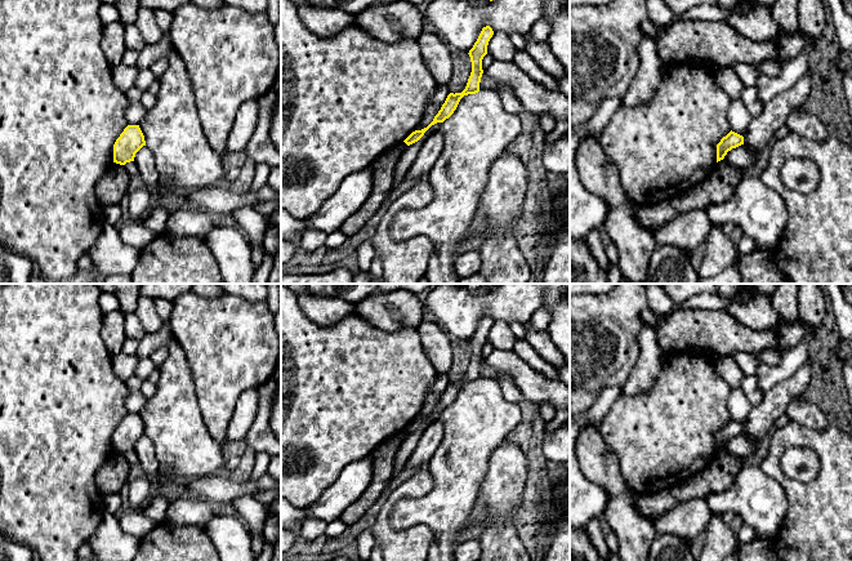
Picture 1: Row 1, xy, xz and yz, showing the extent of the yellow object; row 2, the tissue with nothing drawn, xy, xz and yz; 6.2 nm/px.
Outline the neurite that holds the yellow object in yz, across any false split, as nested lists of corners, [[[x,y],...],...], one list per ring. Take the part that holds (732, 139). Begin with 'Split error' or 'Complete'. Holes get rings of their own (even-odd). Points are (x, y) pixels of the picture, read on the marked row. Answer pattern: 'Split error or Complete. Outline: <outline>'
Complete. Outline: [[[731,130],[717,144],[717,162],[723,160],[728,151],[741,144],[744,144],[744,137]]]

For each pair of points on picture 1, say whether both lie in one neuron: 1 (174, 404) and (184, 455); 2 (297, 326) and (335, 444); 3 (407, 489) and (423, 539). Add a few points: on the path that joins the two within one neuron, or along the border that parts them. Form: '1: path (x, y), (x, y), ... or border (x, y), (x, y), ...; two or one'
1: path (174, 417), (182, 442); one
2: path (297, 356), (300, 368), (300, 399), (316, 414); one
3: path (388, 504), (384, 526), (404, 539); one

